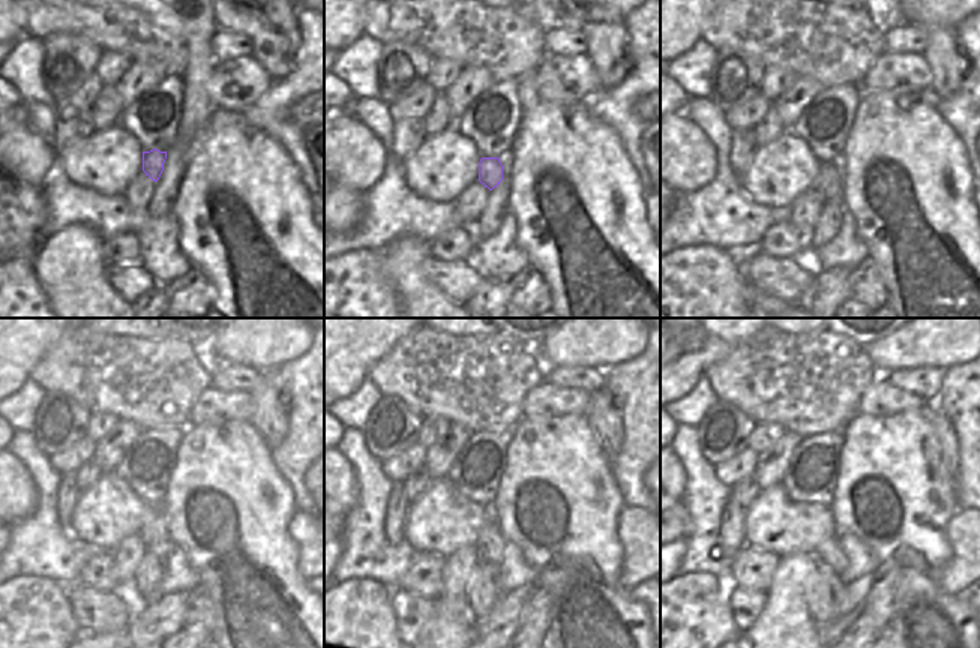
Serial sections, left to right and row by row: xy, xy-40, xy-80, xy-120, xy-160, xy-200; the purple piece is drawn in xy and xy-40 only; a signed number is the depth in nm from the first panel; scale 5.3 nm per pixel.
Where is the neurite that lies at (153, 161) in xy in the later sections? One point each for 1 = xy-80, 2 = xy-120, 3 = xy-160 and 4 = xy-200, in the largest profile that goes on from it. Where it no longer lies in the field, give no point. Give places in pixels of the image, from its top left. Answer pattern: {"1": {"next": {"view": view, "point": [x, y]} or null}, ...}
{"1": {"next": {"view": "xy-80", "point": [829, 180]}}, "2": {"next": {"view": "xy-120", "point": [153, 530]}}, "3": {"next": {"view": "xy-160", "point": [491, 542]}}, "4": {"next": {"view": "xy-200", "point": [829, 552]}}}

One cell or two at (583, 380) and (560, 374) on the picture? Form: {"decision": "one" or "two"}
{"decision": "one"}

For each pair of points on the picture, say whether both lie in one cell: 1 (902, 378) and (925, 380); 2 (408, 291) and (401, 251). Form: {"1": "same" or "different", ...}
{"1": "same", "2": "same"}

